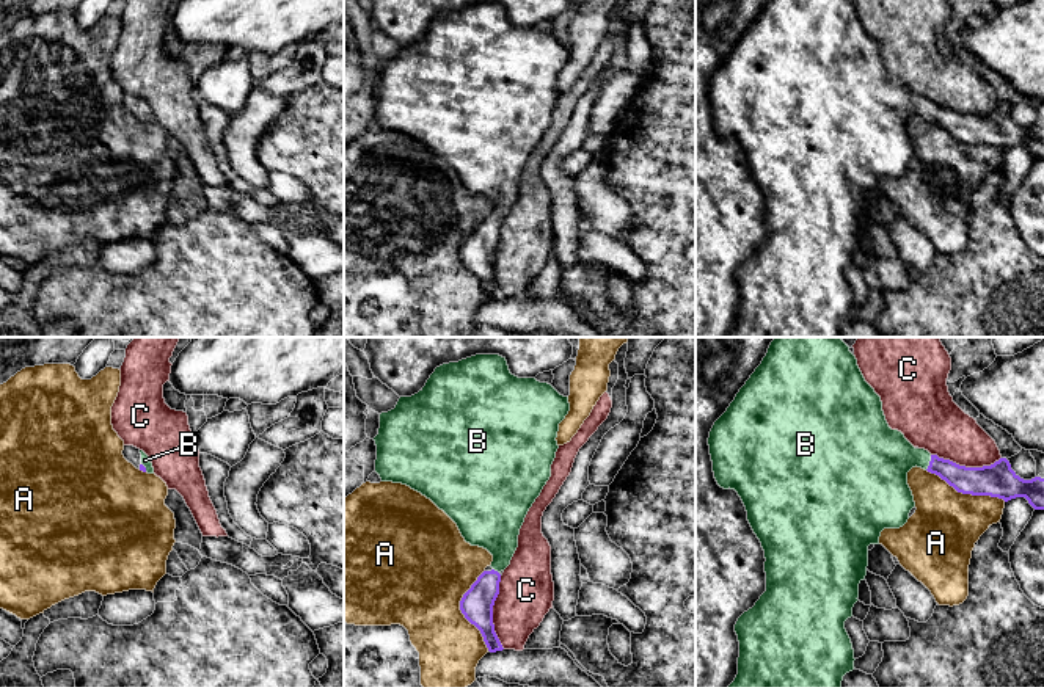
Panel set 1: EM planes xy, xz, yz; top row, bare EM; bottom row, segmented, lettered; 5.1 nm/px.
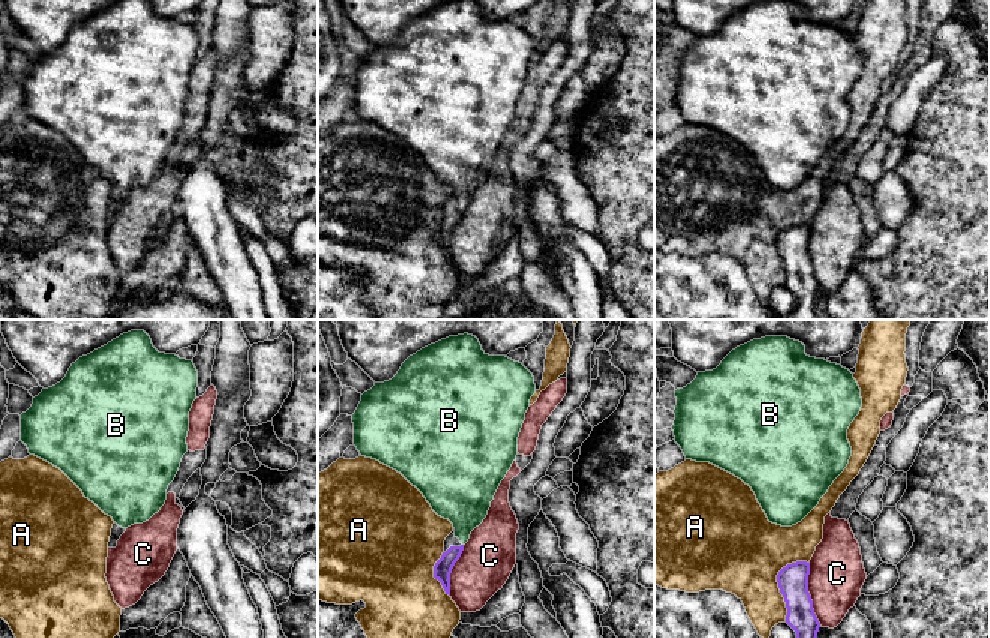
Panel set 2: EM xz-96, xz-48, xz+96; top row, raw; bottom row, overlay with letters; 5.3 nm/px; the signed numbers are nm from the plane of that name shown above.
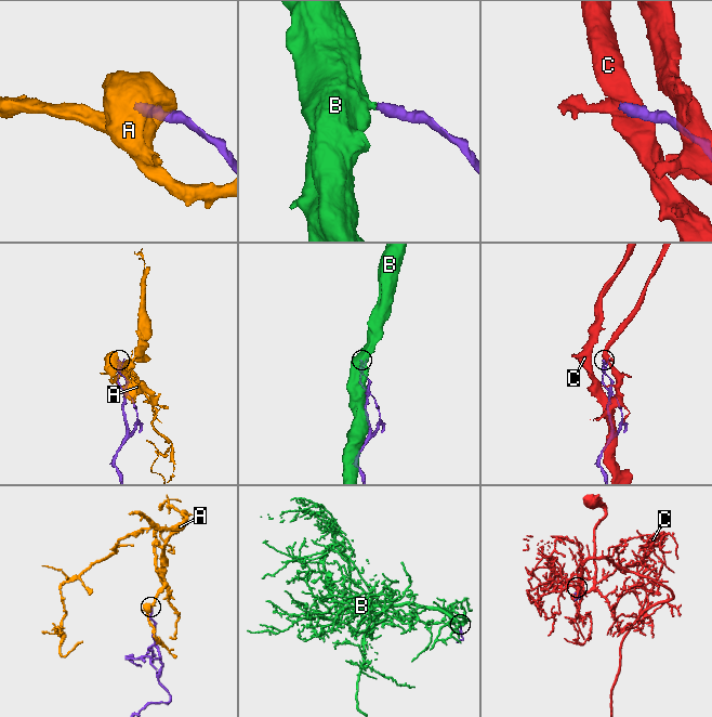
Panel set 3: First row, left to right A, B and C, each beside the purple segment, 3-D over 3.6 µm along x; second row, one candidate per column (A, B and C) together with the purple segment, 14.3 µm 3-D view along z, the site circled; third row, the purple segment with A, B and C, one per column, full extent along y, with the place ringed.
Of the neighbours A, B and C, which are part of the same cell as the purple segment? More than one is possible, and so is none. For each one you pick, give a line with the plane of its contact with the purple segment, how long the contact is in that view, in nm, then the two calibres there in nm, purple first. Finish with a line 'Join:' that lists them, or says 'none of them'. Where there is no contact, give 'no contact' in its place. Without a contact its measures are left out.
B: contact in yz; length 90 nm; calibres 140 and 300 nm
Join: B

